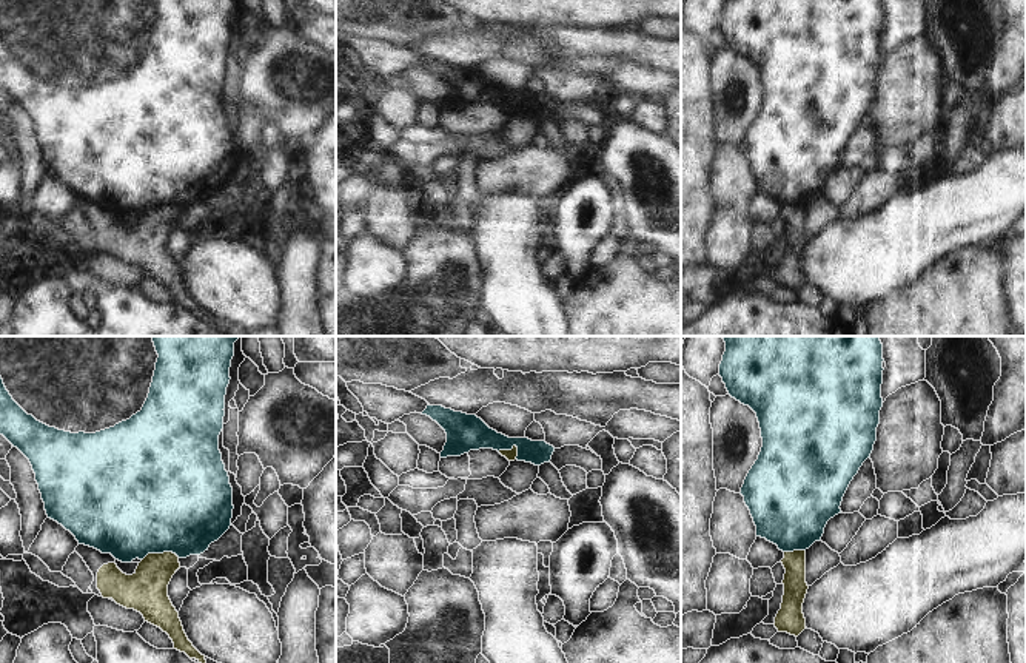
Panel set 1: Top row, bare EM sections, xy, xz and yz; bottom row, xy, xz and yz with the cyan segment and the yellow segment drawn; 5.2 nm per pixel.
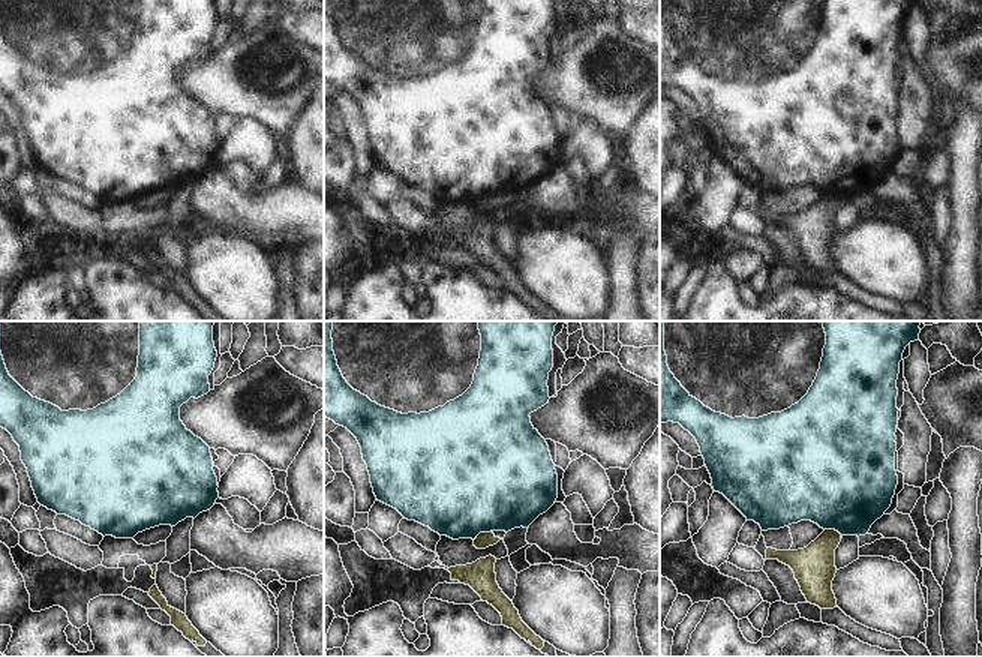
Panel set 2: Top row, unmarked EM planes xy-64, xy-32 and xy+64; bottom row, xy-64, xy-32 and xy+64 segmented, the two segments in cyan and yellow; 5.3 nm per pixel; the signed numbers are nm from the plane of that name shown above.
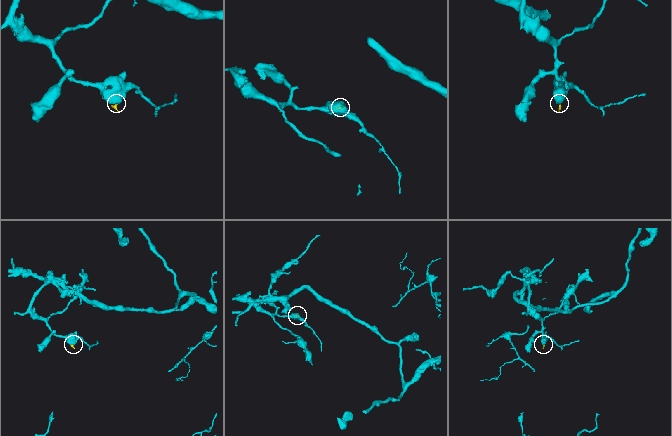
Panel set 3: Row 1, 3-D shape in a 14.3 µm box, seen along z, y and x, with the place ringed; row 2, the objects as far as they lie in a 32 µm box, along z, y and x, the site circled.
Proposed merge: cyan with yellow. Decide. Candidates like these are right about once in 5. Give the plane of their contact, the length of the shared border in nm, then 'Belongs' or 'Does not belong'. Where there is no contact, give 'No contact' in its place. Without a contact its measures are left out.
Touches cyan in xy. Shared border 200 nm. Does not belong.

